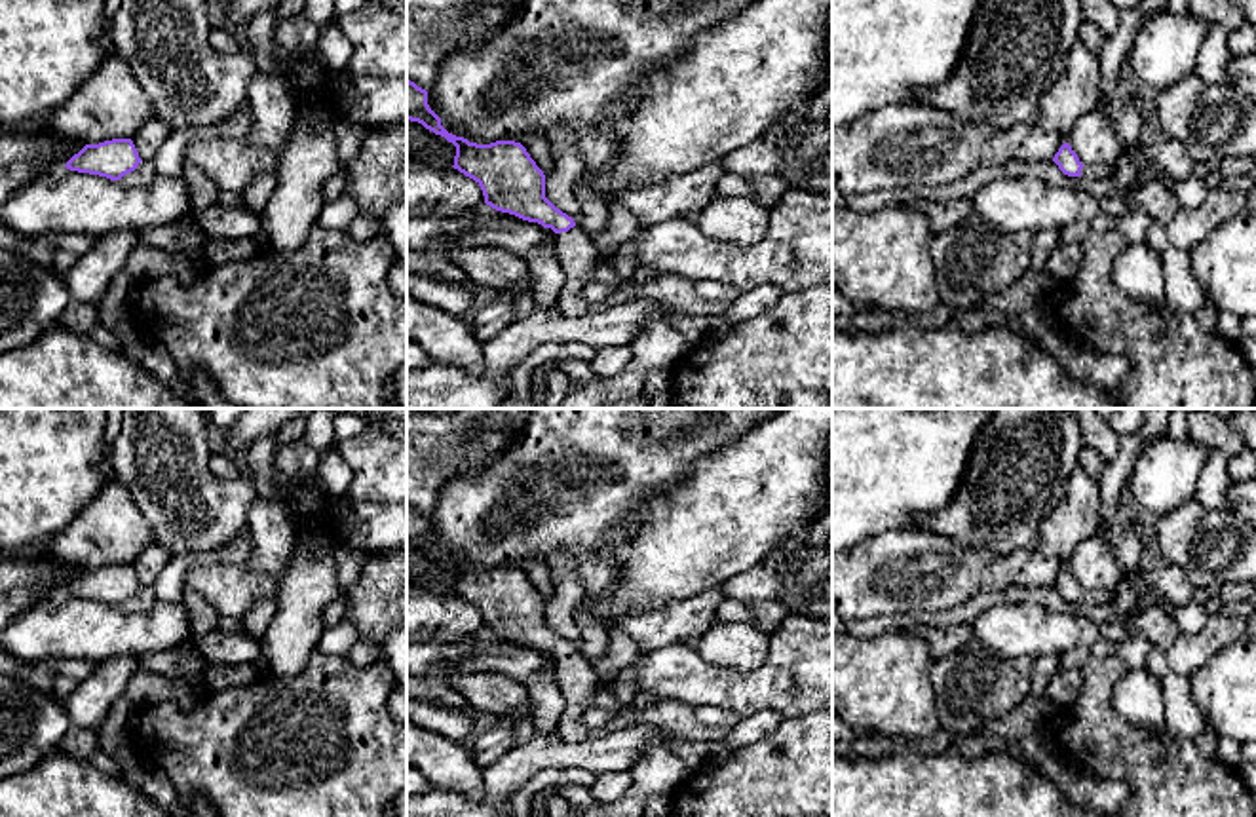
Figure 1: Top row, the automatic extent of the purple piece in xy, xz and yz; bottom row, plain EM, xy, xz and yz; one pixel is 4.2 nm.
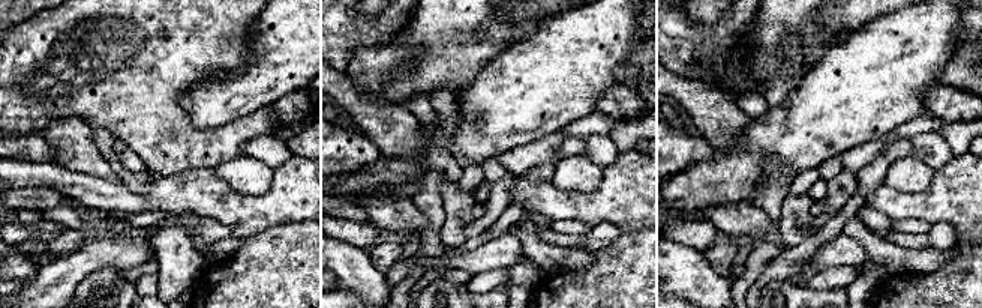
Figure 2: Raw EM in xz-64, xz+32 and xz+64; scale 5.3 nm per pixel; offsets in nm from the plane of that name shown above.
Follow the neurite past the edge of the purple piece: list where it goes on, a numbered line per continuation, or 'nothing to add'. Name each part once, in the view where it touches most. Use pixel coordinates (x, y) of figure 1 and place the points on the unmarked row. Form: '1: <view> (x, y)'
1: xz (578, 683)

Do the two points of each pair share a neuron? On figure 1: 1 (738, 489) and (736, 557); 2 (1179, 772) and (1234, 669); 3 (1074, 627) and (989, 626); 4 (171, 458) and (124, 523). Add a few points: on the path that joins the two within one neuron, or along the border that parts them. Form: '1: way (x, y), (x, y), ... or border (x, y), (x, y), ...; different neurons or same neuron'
1: way (736, 506), (736, 540); same neuron
2: border (1209, 724), (1220, 736); different neurons
3: way (1053, 627), (1009, 627); same neuron
4: border (114, 479), (128, 491), (154, 540); different neurons

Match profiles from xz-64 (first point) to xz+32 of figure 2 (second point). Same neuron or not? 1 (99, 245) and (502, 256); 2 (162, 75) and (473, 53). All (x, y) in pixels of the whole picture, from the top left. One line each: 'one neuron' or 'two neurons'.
1: one neuron
2: one neuron

